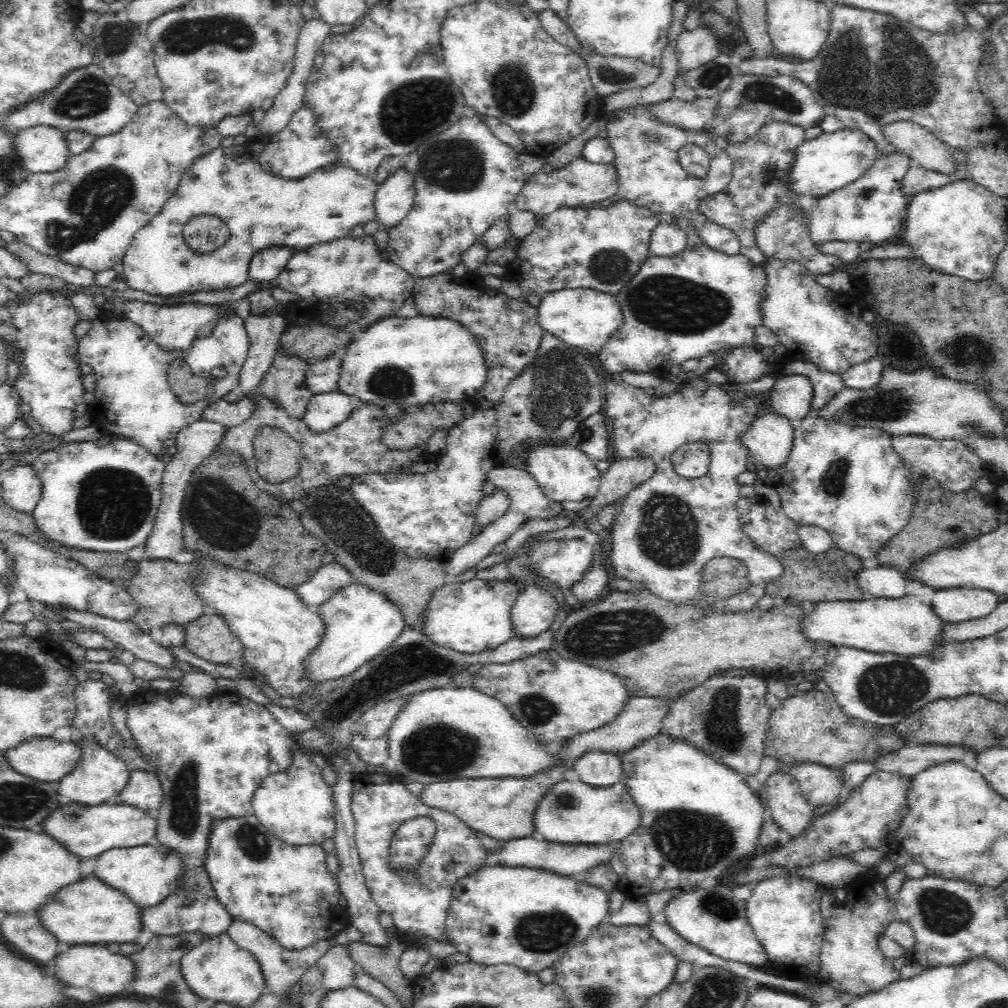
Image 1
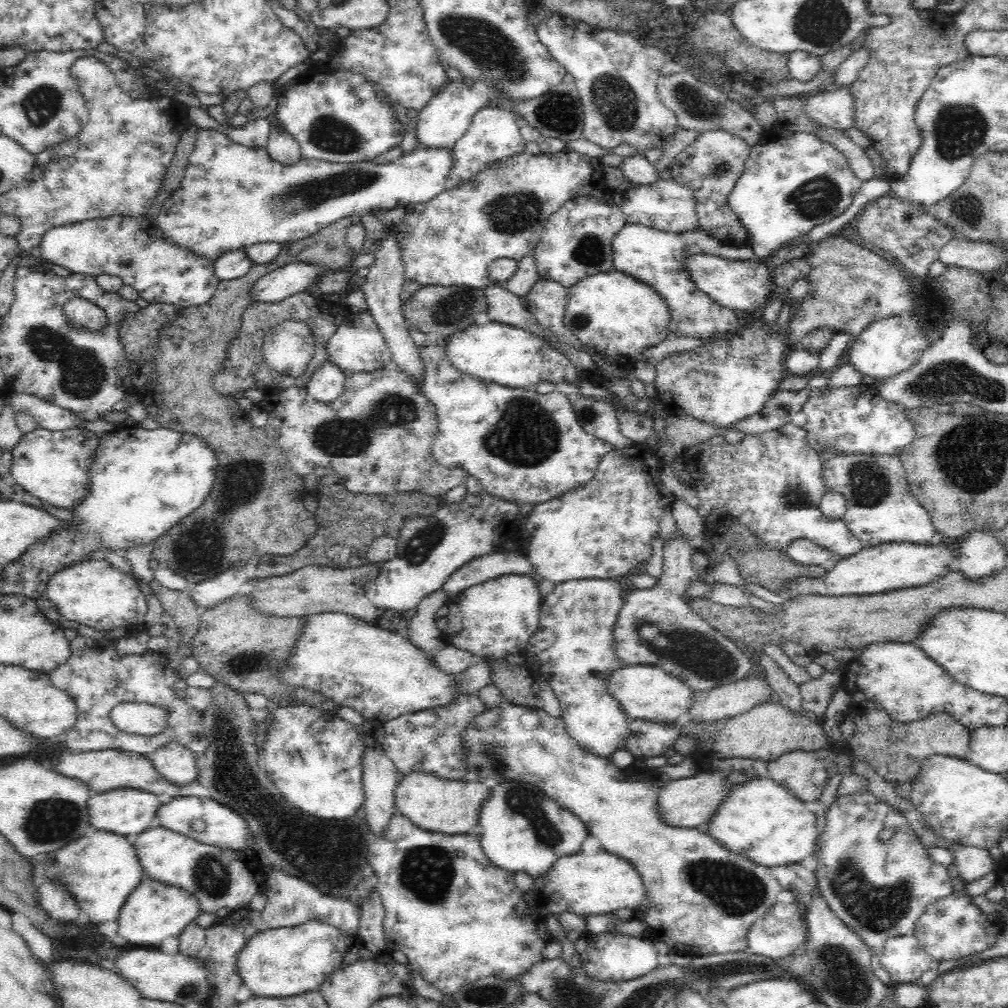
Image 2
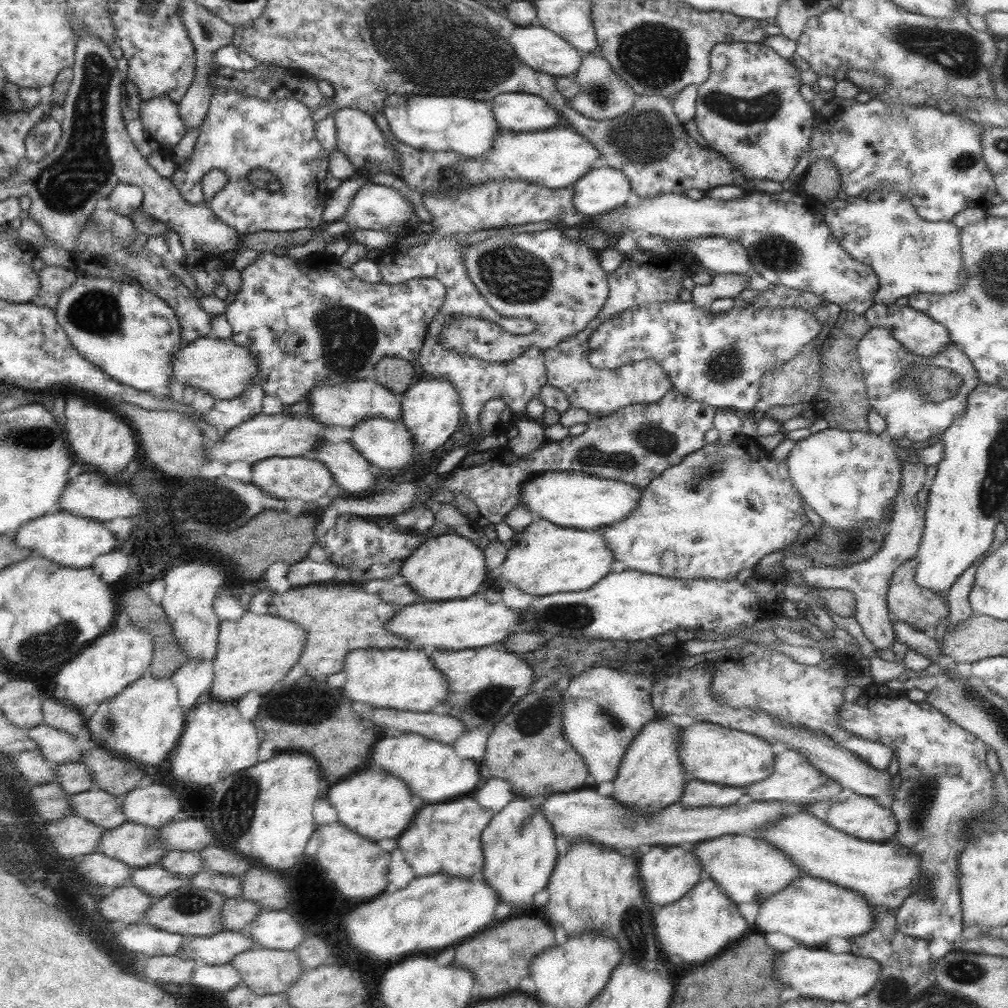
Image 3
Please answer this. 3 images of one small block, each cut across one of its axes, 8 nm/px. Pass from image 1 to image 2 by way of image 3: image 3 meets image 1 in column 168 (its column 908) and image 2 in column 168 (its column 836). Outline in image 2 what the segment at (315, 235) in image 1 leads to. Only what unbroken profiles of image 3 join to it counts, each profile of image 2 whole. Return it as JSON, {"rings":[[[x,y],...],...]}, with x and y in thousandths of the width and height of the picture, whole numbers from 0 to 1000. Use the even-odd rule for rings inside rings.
{"rings":[[[220,127],[218,129],[200,129],[194,135],[192,149],[188,153],[185,173],[181,177],[181,185],[167,194],[159,212],[155,214],[155,226],[163,232],[165,238],[173,240],[183,248],[188,248],[204,260],[212,262],[220,252],[230,248],[240,248],[256,240],[284,242],[315,232],[319,226],[329,224],[339,216],[359,216],[361,212],[373,212],[375,208],[389,208],[393,204],[411,204],[429,198],[431,194],[440,190],[442,179],[450,165],[450,149],[448,147],[423,147],[415,145],[411,151],[399,155],[387,163],[371,163],[371,161],[323,161],[323,159],[308,159],[300,157],[296,163],[282,165],[268,157],[264,145],[246,147],[232,141]]]}

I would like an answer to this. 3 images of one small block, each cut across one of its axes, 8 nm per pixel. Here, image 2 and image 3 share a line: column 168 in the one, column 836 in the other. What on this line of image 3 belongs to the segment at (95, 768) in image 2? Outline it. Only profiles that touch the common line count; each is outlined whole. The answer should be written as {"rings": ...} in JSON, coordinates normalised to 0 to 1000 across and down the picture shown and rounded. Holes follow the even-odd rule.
{"rings":[[[777,744],[773,748],[769,748],[767,752],[767,768],[763,768],[763,772],[757,772],[755,776],[749,776],[747,780],[739,782],[739,788],[749,794],[749,796],[779,796],[779,800],[787,800],[787,802],[799,802],[799,800],[807,800],[809,796],[818,796],[822,792],[830,792],[830,788],[834,786],[832,778],[818,772],[816,768],[813,768],[811,764],[807,764],[807,760],[791,746],[787,744]]]}

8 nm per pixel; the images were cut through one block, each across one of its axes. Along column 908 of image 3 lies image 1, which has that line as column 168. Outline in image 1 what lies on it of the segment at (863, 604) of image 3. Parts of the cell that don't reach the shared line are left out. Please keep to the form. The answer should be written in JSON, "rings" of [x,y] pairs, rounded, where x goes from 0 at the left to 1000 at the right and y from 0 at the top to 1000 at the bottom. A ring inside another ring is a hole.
{"rings":[[[200,415],[196,419],[190,419],[190,421],[183,423],[175,431],[173,454],[165,460],[165,466],[163,466],[163,472],[161,472],[161,502],[159,502],[157,512],[155,512],[155,518],[153,518],[153,526],[151,526],[149,534],[145,536],[145,556],[171,556],[175,550],[179,550],[183,546],[181,498],[183,498],[185,484],[188,480],[190,468],[204,454],[208,454],[208,450],[214,448],[214,444],[220,438],[220,435],[224,435],[222,433],[224,429],[226,429],[224,423],[220,423],[216,419],[206,419],[206,417]]]}

